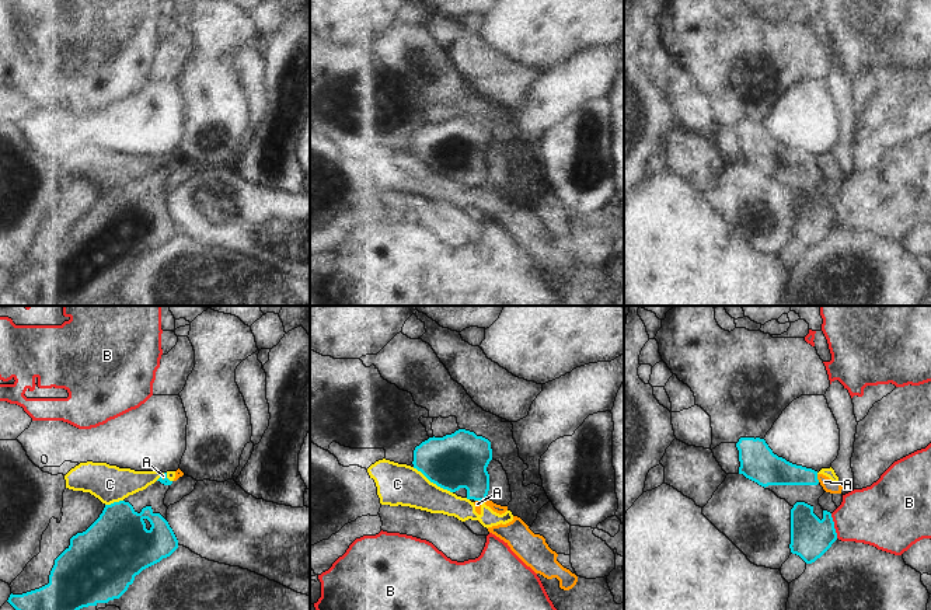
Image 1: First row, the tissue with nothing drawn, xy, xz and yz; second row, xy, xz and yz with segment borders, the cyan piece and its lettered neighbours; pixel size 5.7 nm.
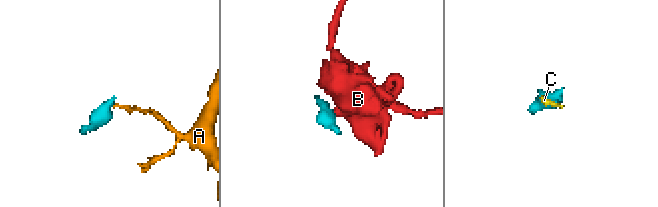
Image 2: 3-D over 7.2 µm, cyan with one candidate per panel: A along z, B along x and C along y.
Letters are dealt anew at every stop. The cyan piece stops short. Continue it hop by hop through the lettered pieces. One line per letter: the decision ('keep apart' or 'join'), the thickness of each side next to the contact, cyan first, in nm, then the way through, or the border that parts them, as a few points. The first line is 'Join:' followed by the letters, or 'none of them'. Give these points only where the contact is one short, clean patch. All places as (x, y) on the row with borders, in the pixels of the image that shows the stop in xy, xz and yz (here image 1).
Join: none of them
A: keep apart | 170/70 nm | along yz (816, 474), (819, 481)
B: keep apart | 240/340 nm | along yz (830, 513), (837, 537)
C: keep apart | 320/240 nm

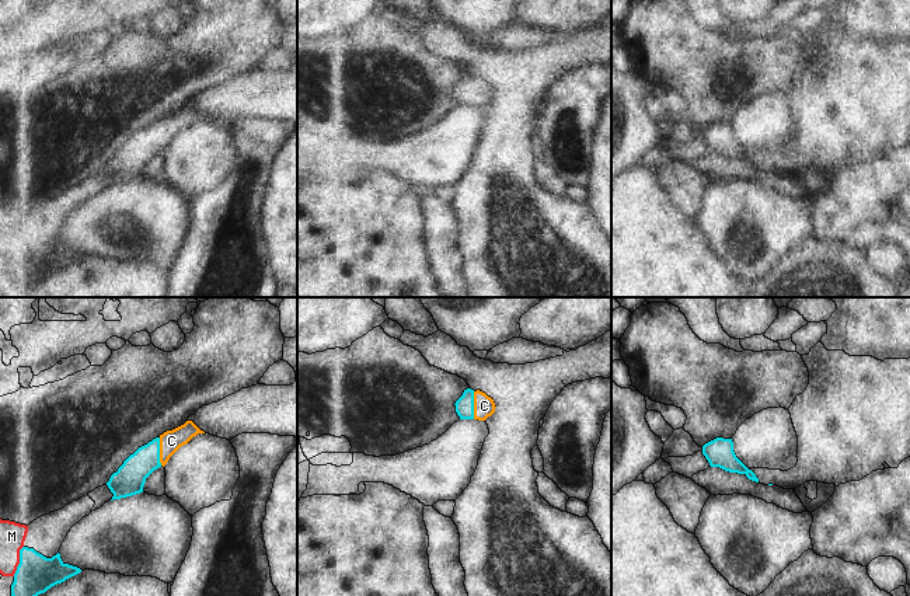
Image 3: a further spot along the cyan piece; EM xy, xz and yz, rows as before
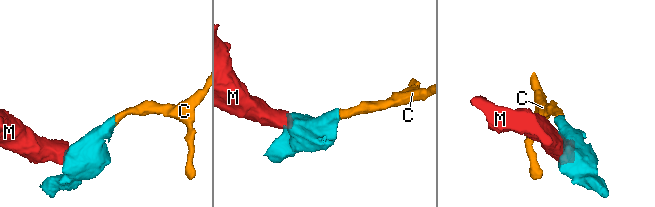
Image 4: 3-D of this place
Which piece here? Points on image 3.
Join: C
C: join | 180/120 nm
M: keep apart | 220/150 nm | along xy (23, 546), (18, 554), (18, 565), (13, 575)

